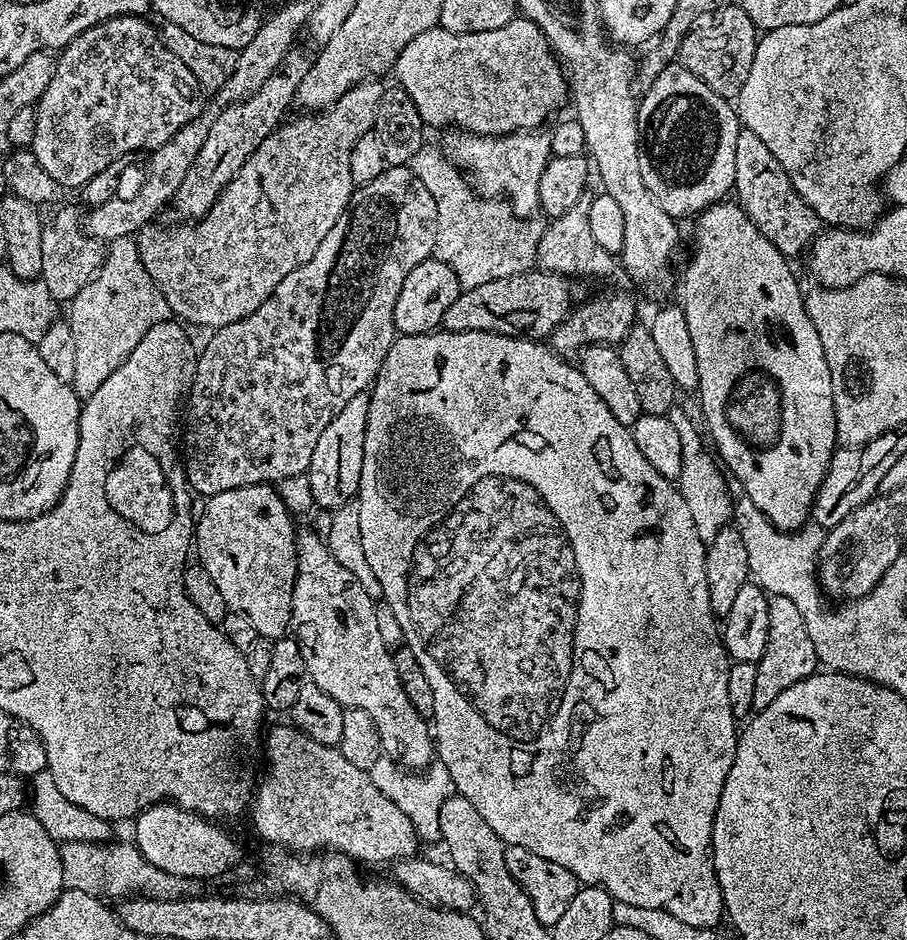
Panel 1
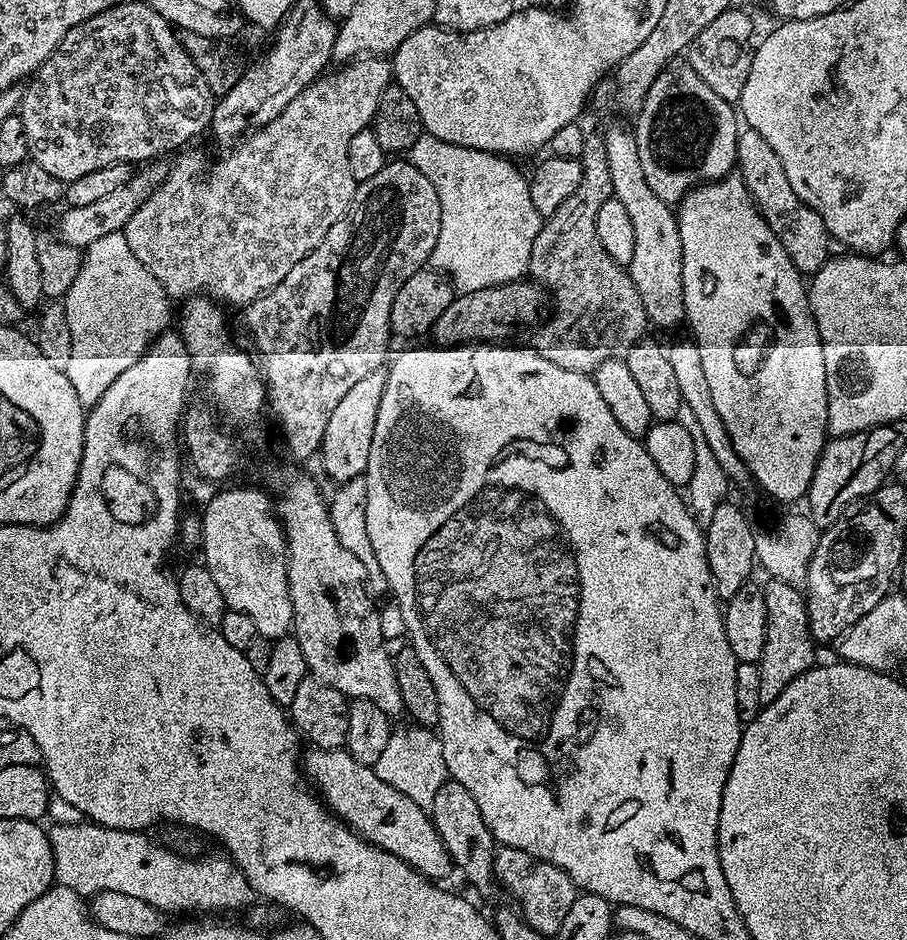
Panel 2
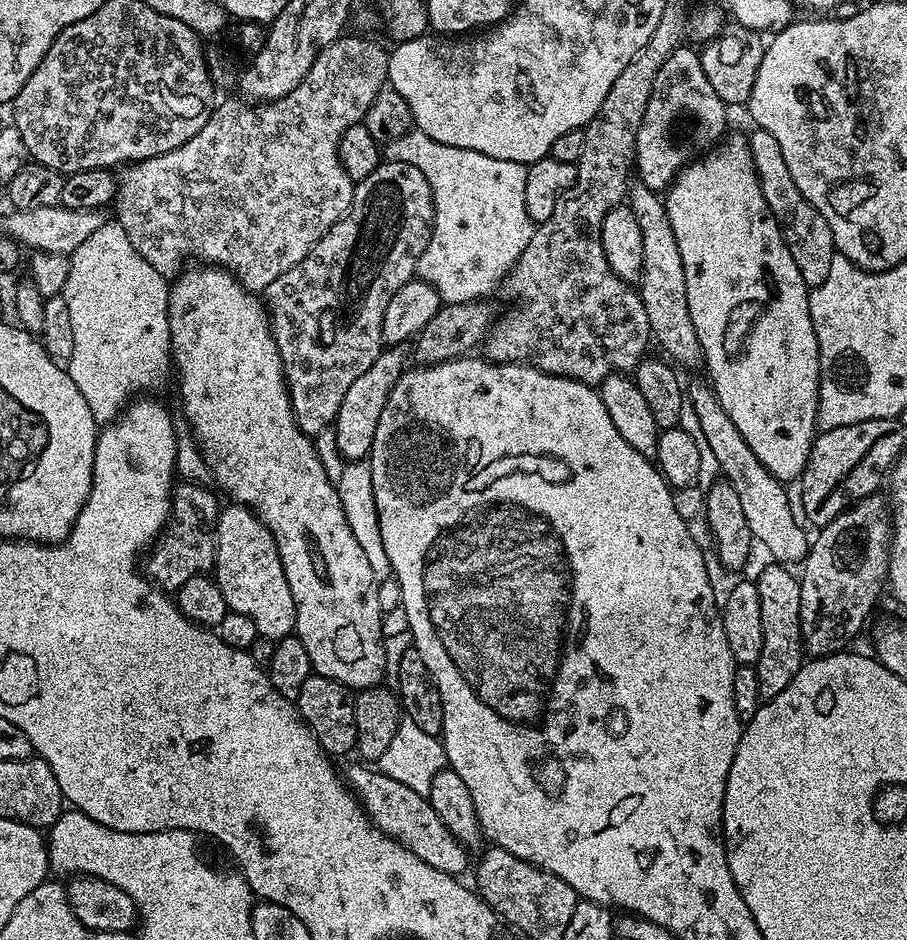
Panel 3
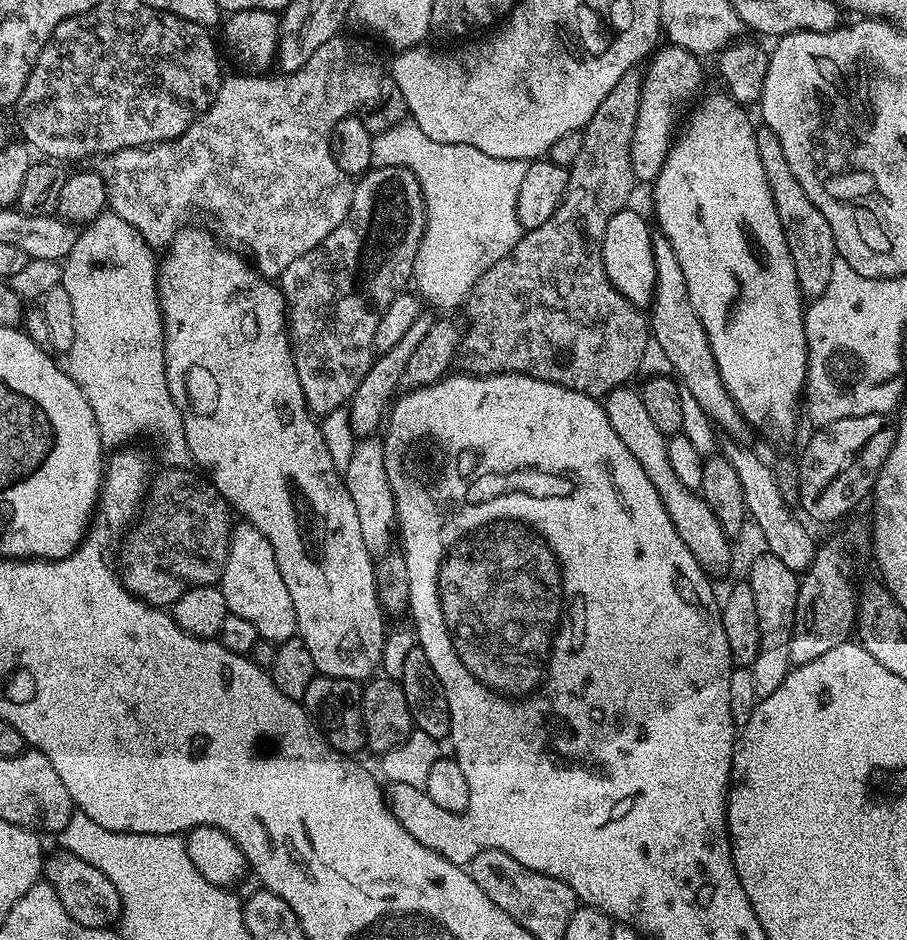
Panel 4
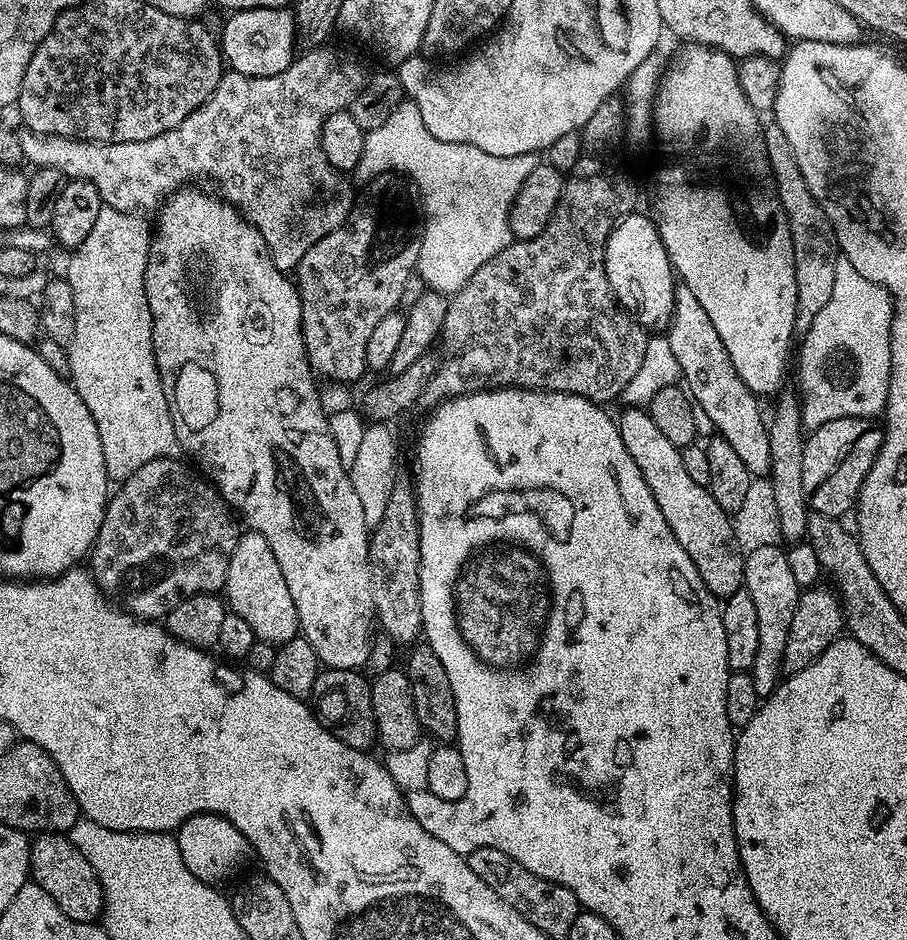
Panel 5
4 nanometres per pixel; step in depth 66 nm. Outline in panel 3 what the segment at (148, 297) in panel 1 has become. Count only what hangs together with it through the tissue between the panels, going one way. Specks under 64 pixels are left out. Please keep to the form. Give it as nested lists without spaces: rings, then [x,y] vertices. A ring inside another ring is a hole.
[[[106,222],[98,230],[94,230],[94,234],[90,234],[90,238],[86,238],[86,242],[82,242],[82,246],[78,246],[78,250],[71,252],[68,265],[70,274],[66,278],[66,286],[62,294],[66,298],[66,306],[70,306],[70,327],[74,330],[74,354],[66,361],[66,371],[68,377],[78,386],[78,390],[82,390],[82,398],[86,398],[86,406],[90,406],[90,414],[94,414],[97,425],[107,426],[120,415],[130,398],[143,393],[140,392],[143,388],[158,387],[163,382],[164,375],[167,372],[169,375],[170,349],[172,347],[170,318],[168,317],[170,284],[161,272],[154,270],[154,266],[150,266],[150,262],[146,262],[146,258],[142,258],[142,254],[138,254],[138,250],[134,250],[134,242],[130,242],[130,238],[126,238],[126,230],[122,230],[119,222]]]

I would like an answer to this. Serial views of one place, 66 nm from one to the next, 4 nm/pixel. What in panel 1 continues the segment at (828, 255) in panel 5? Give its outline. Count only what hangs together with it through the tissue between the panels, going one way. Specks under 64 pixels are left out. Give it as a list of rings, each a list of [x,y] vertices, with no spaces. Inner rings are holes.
[[[741,127],[738,143],[734,145],[734,182],[734,196],[740,207],[783,256],[795,258],[820,235],[820,215],[800,197],[782,162],[778,162],[778,158],[766,147],[766,142],[746,127]]]

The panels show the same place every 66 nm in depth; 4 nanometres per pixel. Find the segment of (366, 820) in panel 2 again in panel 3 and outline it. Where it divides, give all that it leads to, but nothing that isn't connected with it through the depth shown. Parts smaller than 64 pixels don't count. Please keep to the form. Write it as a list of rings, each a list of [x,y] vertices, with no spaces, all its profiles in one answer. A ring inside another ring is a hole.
[[[356,762],[356,765],[349,770],[348,776],[346,772],[346,780],[353,792],[356,793],[357,800],[363,806],[368,814],[368,819],[372,821],[378,830],[382,830],[390,838],[394,838],[400,844],[405,844],[414,854],[418,854],[418,858],[422,858],[422,862],[426,862],[430,866],[434,866],[434,870],[442,870],[446,874],[457,878],[463,877],[463,872],[470,868],[470,860],[468,864],[469,853],[464,845],[459,844],[450,834],[450,830],[446,830],[446,826],[442,826],[442,822],[438,818],[438,814],[434,810],[434,806],[430,806],[427,795],[420,795],[410,788],[403,785],[394,778],[387,777],[386,774],[379,770],[368,769],[363,763]]]

